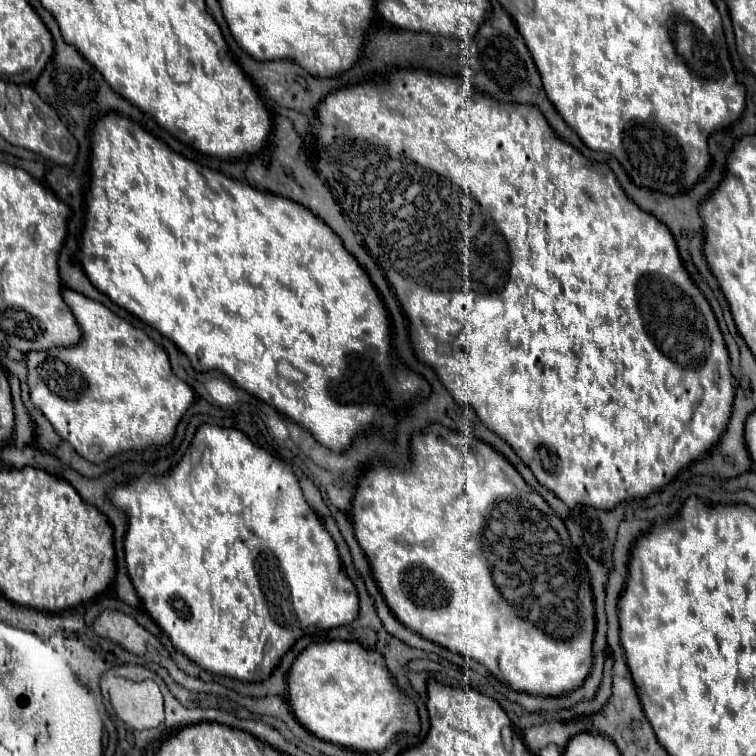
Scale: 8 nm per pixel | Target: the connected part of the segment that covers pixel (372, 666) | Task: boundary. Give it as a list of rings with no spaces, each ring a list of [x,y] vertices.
[[[356,641],[308,645],[288,675],[288,703],[294,717],[316,737],[362,753],[380,753],[402,733],[418,735],[420,719],[414,699],[392,679],[384,655]]]

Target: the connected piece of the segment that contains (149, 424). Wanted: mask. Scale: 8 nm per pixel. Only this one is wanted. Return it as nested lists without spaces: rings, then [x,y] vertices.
[[[72,289],[62,291],[64,301],[72,309],[82,327],[82,341],[70,349],[32,351],[26,355],[30,397],[52,423],[62,439],[66,439],[90,463],[102,463],[122,451],[146,451],[150,447],[168,445],[176,427],[194,401],[194,389],[172,373],[166,351],[156,345],[142,329],[136,329],[108,307],[92,301]]]

